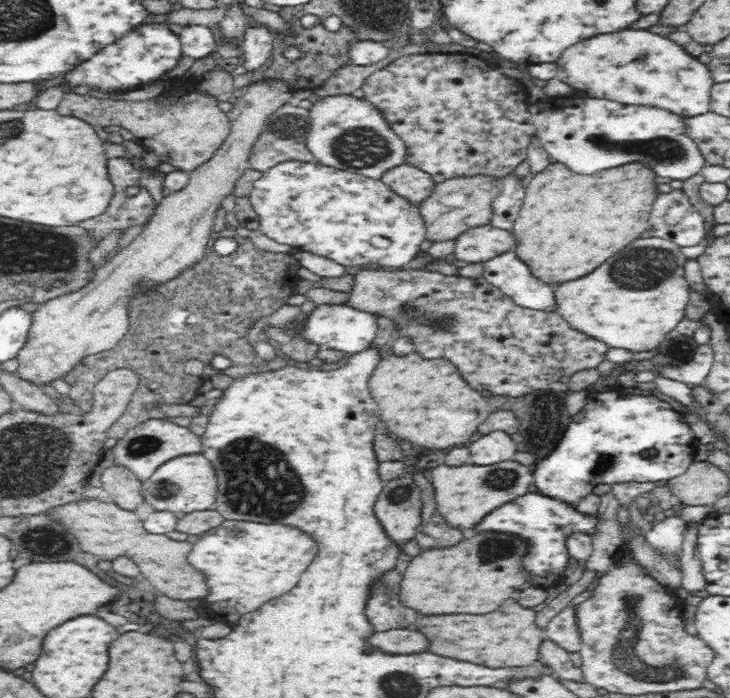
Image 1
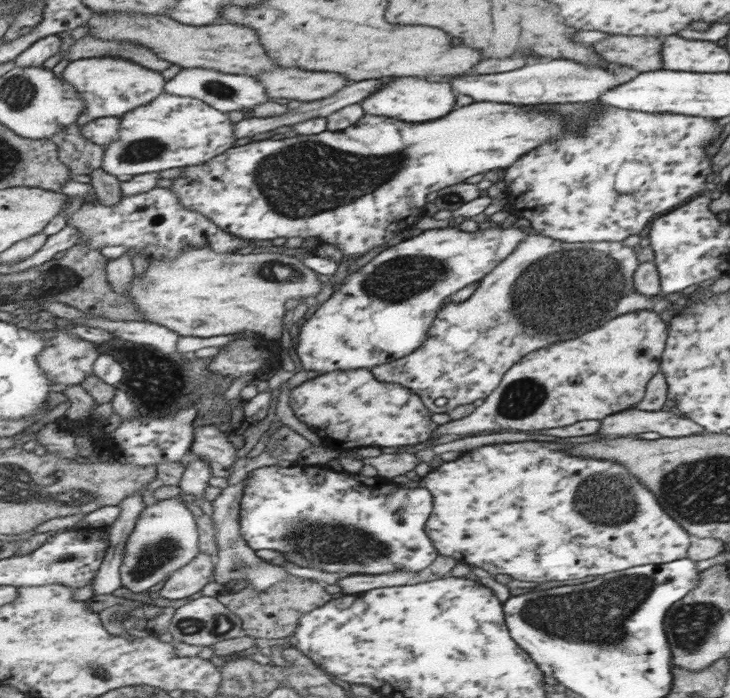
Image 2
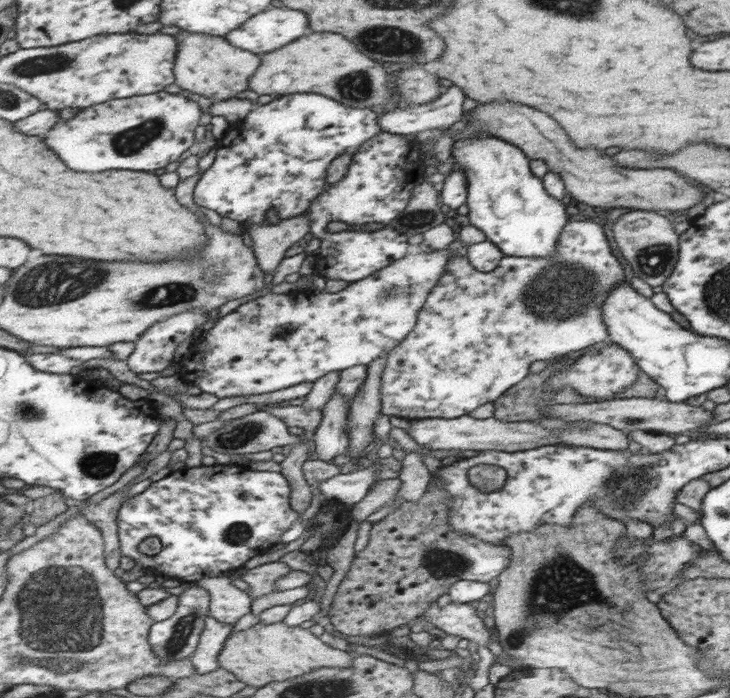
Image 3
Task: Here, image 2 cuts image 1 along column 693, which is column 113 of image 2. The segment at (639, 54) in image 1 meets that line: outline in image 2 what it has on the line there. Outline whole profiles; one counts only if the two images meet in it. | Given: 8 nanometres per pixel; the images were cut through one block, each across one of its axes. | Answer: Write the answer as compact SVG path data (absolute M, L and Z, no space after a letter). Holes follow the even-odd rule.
M123 57L85 58L71 61L62 73L71 82L89 106L79 115L77 124L83 128L91 121L105 117L122 117L129 111L152 103L165 91L165 78L161 72L137 64Z

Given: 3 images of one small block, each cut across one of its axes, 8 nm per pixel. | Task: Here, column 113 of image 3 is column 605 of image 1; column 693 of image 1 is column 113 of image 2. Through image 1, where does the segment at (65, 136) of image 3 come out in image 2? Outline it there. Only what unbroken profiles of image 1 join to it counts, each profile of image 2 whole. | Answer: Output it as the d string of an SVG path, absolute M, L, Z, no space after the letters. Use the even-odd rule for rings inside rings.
M163 93L152 103L135 108L122 116L121 135L106 147L103 157L103 170L113 176L137 176L150 172L161 172L169 168L199 166L208 163L216 156L226 153L235 144L236 124L229 120L229 114L213 108L204 100L188 96Z

